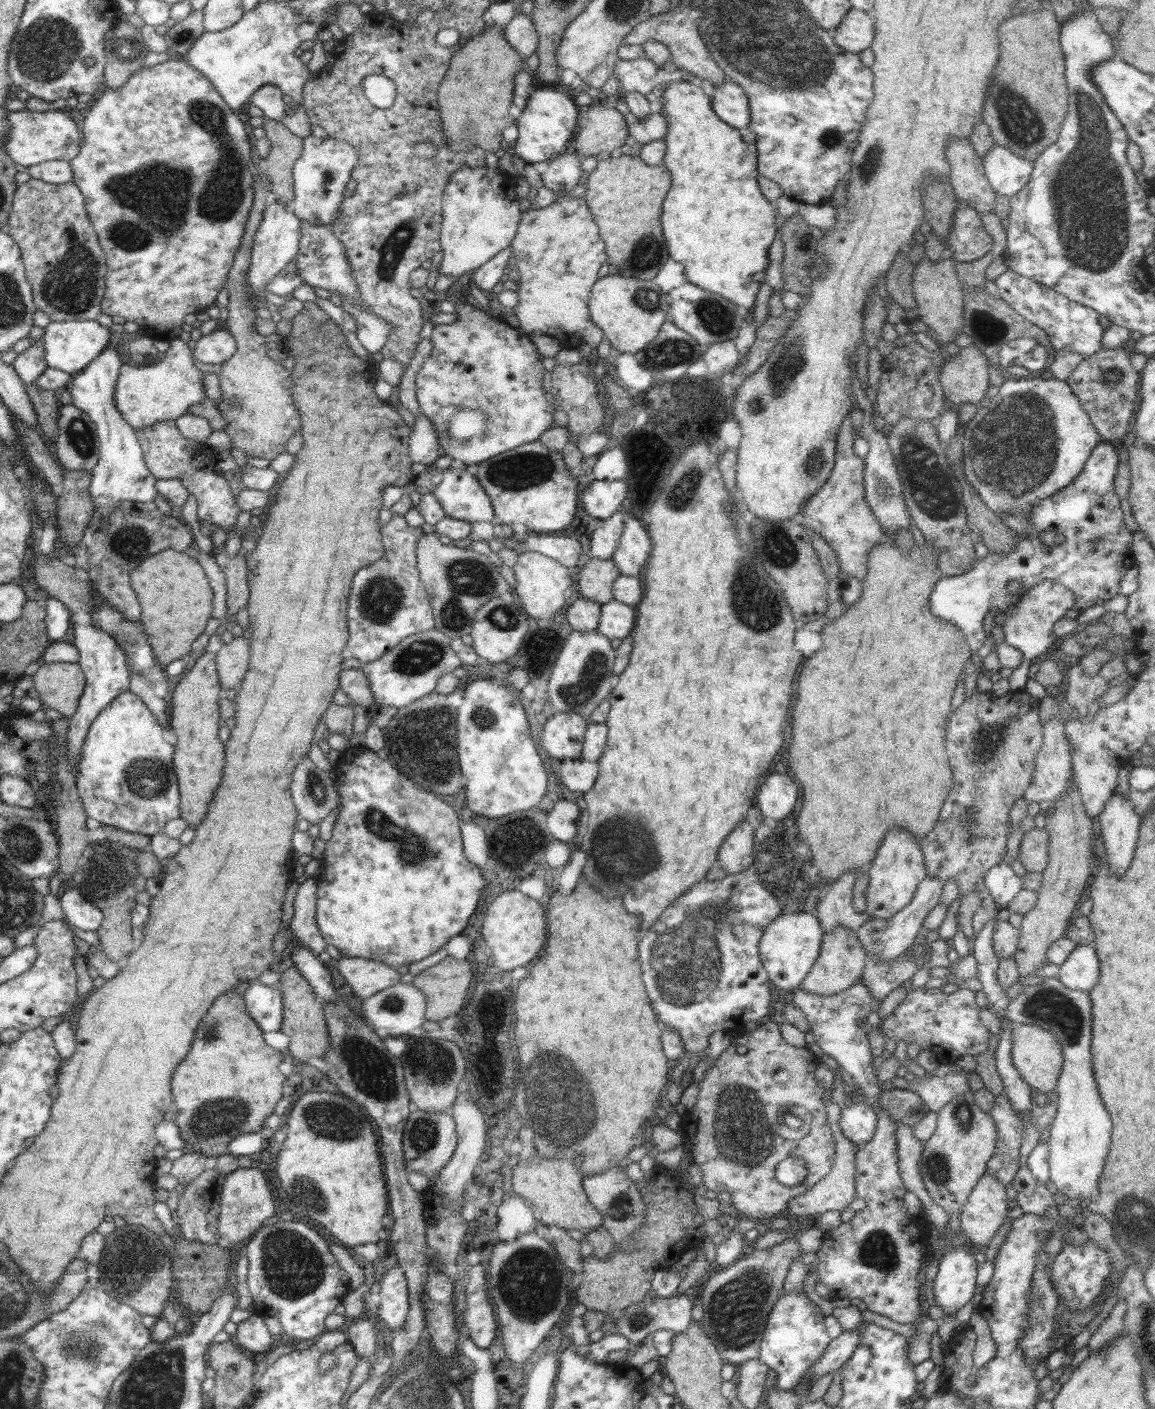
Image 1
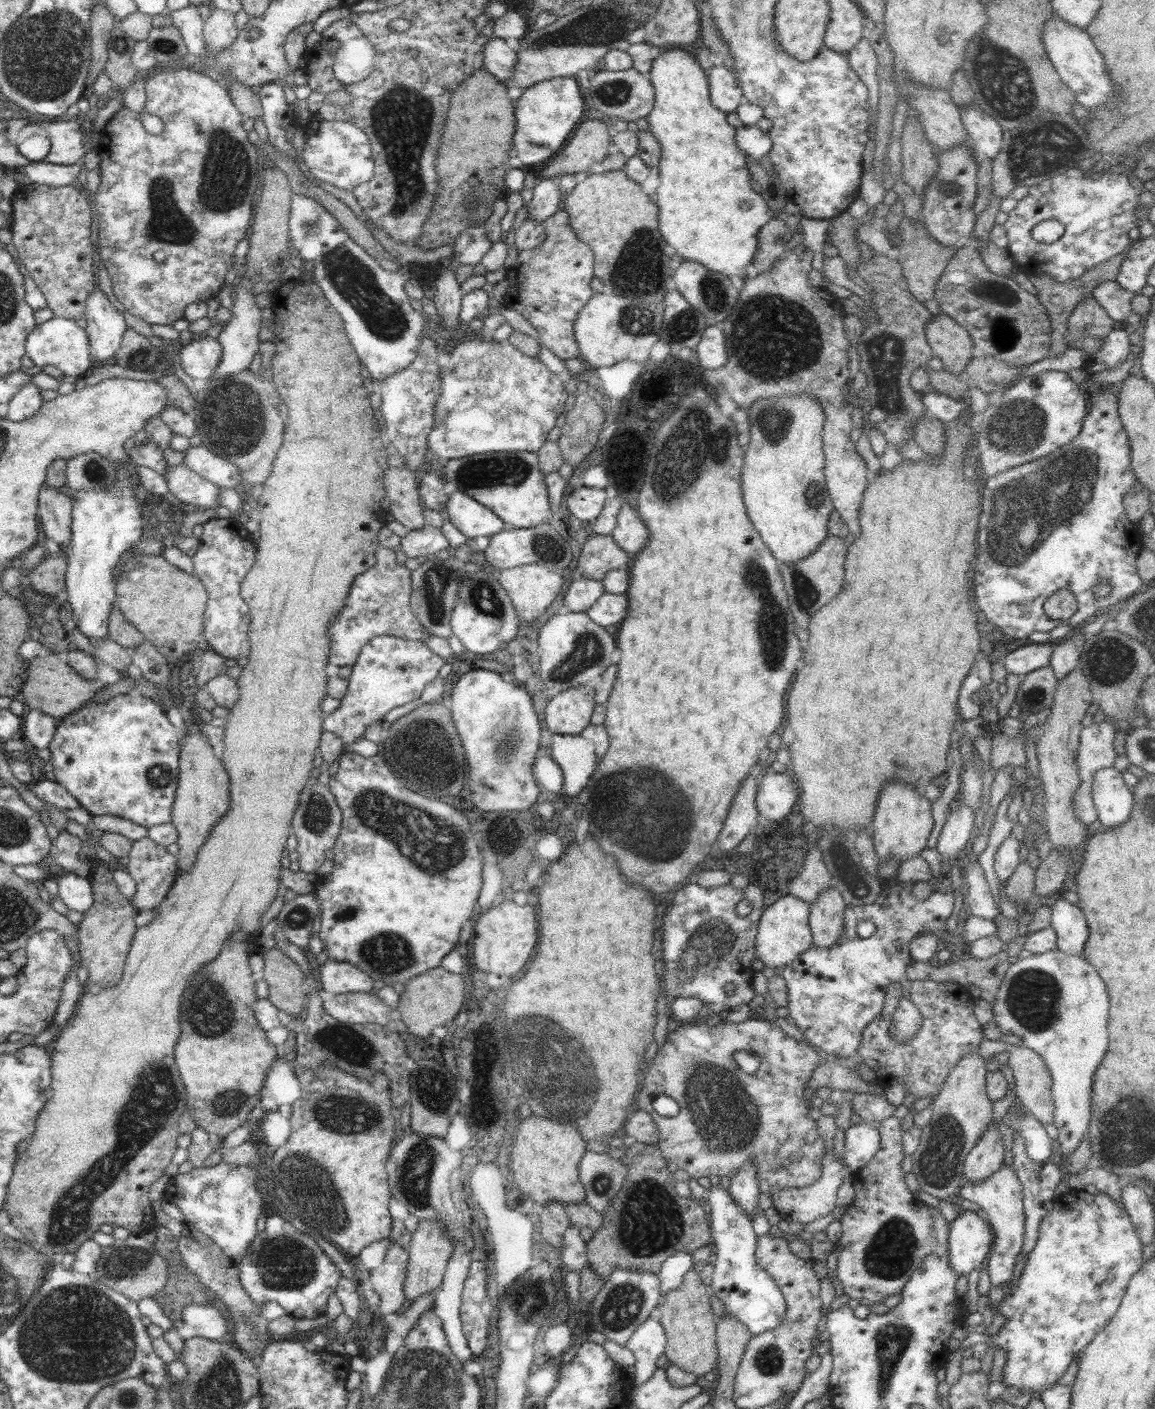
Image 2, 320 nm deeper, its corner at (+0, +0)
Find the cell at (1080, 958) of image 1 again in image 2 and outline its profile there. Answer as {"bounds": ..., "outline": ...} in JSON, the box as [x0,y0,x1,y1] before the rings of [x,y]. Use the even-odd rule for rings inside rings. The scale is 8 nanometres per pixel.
{"bounds":[1051,899,1089,957],"outline":[[[1066,899],[1055,900],[1051,906],[1051,927],[1057,934],[1058,950],[1082,957],[1089,926],[1080,908]]]}

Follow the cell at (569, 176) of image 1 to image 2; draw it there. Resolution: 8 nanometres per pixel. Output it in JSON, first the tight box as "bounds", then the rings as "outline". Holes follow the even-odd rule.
{"bounds":[524,177,564,223],"outline":[[[540,177],[534,188],[534,196],[524,204],[528,210],[528,217],[542,223],[558,212],[564,197],[559,188],[554,180]]]}

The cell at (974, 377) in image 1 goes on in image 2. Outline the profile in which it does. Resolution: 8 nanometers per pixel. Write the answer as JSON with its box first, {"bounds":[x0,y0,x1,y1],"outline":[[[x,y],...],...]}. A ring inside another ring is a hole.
{"bounds":[925,312,973,376],"outline":[[[942,312],[933,315],[933,319],[925,324],[925,337],[933,356],[942,361],[950,374],[960,376],[969,368],[973,342],[968,331],[953,318]]]}

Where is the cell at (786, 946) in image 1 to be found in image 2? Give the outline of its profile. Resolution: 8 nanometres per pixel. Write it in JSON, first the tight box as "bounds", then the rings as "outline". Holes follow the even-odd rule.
{"bounds":[755,895,813,970],"outline":[[[792,895],[781,896],[763,910],[756,939],[755,958],[776,970],[790,964],[813,944],[813,934],[809,926],[809,904]]]}

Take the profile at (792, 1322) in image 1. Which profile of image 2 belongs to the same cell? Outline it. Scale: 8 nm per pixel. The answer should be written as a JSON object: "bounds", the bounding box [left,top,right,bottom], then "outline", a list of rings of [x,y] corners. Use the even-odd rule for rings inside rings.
{"bounds":[708,1185,787,1335],"outline":[[[711,1185],[708,1194],[708,1204],[710,1204],[710,1214],[708,1219],[711,1223],[711,1238],[713,1248],[713,1264],[711,1273],[711,1283],[708,1286],[709,1292],[716,1294],[725,1306],[725,1312],[732,1314],[738,1319],[752,1335],[762,1334],[762,1332],[772,1332],[778,1326],[782,1326],[787,1309],[784,1295],[775,1280],[768,1274],[768,1271],[758,1264],[755,1257],[757,1247],[757,1235],[752,1228],[752,1220],[744,1212],[744,1209],[732,1200],[730,1193],[722,1185]]]}

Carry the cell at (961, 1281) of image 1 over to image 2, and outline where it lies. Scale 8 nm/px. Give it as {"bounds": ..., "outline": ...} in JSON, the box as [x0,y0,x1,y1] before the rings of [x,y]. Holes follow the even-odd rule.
{"bounds":[947,1210,993,1277],"outline":[[[965,1210],[950,1224],[948,1239],[949,1256],[947,1257],[951,1267],[960,1277],[962,1274],[973,1275],[985,1266],[988,1255],[993,1247],[993,1230],[989,1224],[978,1215],[976,1211]]]}

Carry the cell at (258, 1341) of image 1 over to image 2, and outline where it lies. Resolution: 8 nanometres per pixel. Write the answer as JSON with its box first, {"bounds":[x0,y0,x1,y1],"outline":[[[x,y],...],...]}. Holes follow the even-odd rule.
{"bounds":[182,1304,228,1342],"outline":[[[188,1304],[183,1308],[182,1321],[196,1329],[201,1338],[223,1342],[228,1340],[228,1326],[221,1307]]]}

